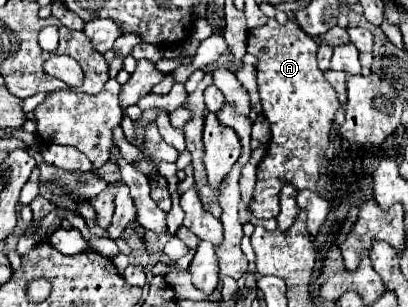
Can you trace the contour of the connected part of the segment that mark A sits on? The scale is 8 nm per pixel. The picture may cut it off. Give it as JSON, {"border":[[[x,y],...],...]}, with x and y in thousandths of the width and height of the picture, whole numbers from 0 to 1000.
{"border":[[[664,59],[650,85],[620,91],[605,111],[605,169],[630,182],[630,293],[645,371],[669,436],[650,515],[630,541],[630,599],[615,651],[625,710],[654,717],[684,697],[684,625],[694,599],[718,599],[728,619],[777,619],[772,599],[782,580],[811,573],[811,560],[782,560],[782,547],[801,541],[811,404],[836,339],[826,300],[777,221],[777,156],[777,137],[733,98],[718,65],[684,78]]]}

